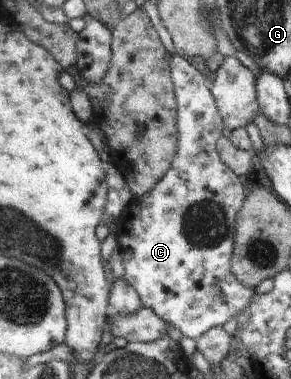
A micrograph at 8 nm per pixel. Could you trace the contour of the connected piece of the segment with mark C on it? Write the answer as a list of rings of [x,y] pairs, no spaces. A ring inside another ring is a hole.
[[[171,54],[169,57],[170,65],[170,76],[174,91],[174,96],[176,99],[177,109],[177,119],[175,119],[175,127],[177,129],[177,143],[176,150],[173,159],[171,160],[169,169],[165,171],[165,175],[153,185],[153,189],[149,190],[147,193],[137,197],[132,196],[125,207],[119,213],[119,219],[117,219],[117,225],[115,227],[115,238],[116,245],[118,246],[119,253],[121,253],[121,259],[123,264],[124,274],[122,276],[123,281],[135,290],[135,293],[139,296],[140,302],[146,308],[151,309],[159,319],[165,321],[169,325],[173,325],[175,328],[179,329],[183,337],[189,337],[190,339],[195,339],[199,337],[201,333],[211,329],[211,327],[217,327],[223,325],[225,321],[233,319],[241,311],[249,305],[249,299],[253,297],[254,289],[251,287],[245,287],[241,283],[237,283],[237,279],[233,277],[230,265],[230,256],[233,246],[233,231],[234,231],[234,221],[235,215],[237,215],[238,209],[241,207],[243,199],[245,199],[245,191],[243,191],[241,178],[236,176],[226,165],[221,163],[220,157],[218,156],[217,150],[215,149],[215,142],[219,139],[223,133],[223,124],[221,117],[217,108],[215,107],[215,102],[213,96],[210,92],[210,86],[204,79],[203,75],[193,66],[190,62],[183,59],[179,55]]]

